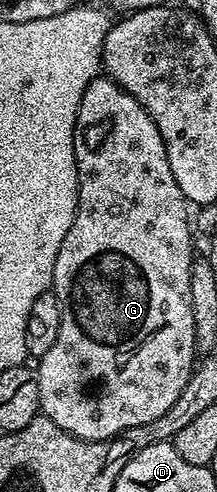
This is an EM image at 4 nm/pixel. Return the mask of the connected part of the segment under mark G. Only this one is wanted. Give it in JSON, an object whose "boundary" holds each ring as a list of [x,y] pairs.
{"boundary":[[[97,78],[86,86],[86,94],[82,94],[82,102],[76,115],[76,133],[74,134],[74,154],[78,170],[78,206],[74,214],[74,222],[70,230],[66,230],[66,238],[62,238],[62,246],[58,250],[58,258],[54,262],[51,291],[56,293],[60,304],[60,325],[58,339],[54,346],[39,357],[34,371],[38,378],[40,391],[40,410],[62,430],[66,430],[77,440],[95,442],[111,440],[121,434],[131,433],[133,428],[146,422],[154,422],[154,418],[162,418],[174,402],[178,402],[178,394],[186,390],[186,382],[190,378],[194,365],[198,360],[196,339],[194,338],[194,314],[190,306],[190,266],[194,259],[192,253],[192,236],[194,228],[190,223],[190,205],[185,200],[182,190],[178,190],[178,182],[174,178],[174,170],[170,170],[170,158],[166,158],[166,146],[162,142],[162,134],[158,134],[158,126],[150,118],[150,114],[126,90],[107,78]]]}

